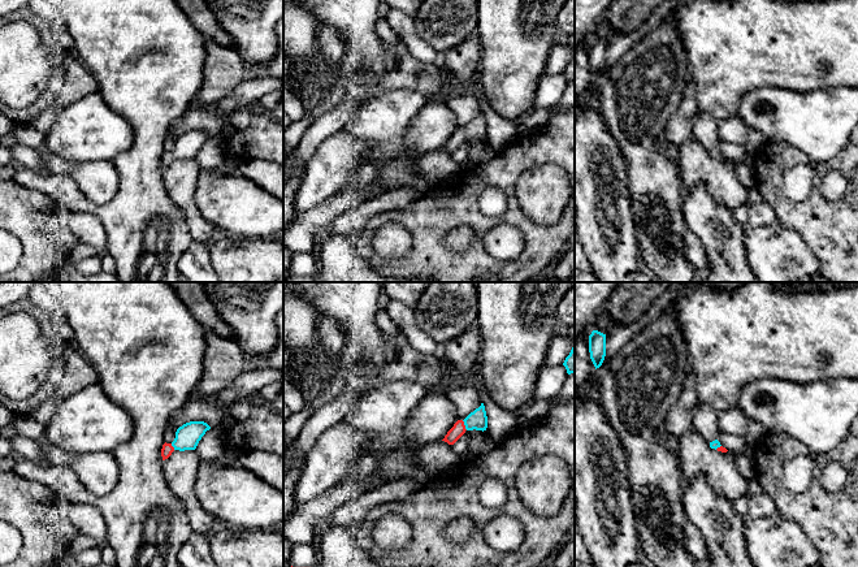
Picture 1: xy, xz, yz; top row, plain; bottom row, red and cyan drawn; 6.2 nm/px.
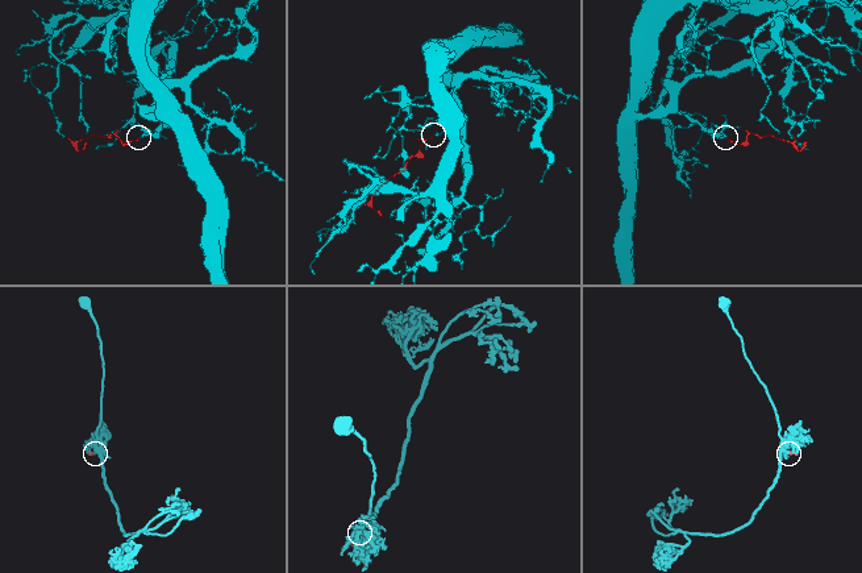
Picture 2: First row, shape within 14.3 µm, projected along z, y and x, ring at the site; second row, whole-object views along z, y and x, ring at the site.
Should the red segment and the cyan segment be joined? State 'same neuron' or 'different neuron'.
same neuron

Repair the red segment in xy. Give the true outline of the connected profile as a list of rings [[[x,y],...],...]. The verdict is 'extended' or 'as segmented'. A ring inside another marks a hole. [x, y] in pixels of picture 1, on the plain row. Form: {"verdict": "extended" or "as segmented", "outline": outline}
{"verdict": "extended", "outline": [[[190,130],[179,135],[172,152],[164,152],[161,157],[162,169],[168,168],[174,159],[195,159],[202,146],[211,135],[204,130]]]}

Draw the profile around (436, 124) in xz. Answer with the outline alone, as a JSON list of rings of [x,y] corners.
[[[445,98],[429,99],[410,126],[400,155],[419,156],[442,150],[459,129]]]

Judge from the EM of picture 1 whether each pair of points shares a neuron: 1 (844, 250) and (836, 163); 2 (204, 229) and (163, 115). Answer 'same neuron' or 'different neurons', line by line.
1: same neuron
2: different neurons

